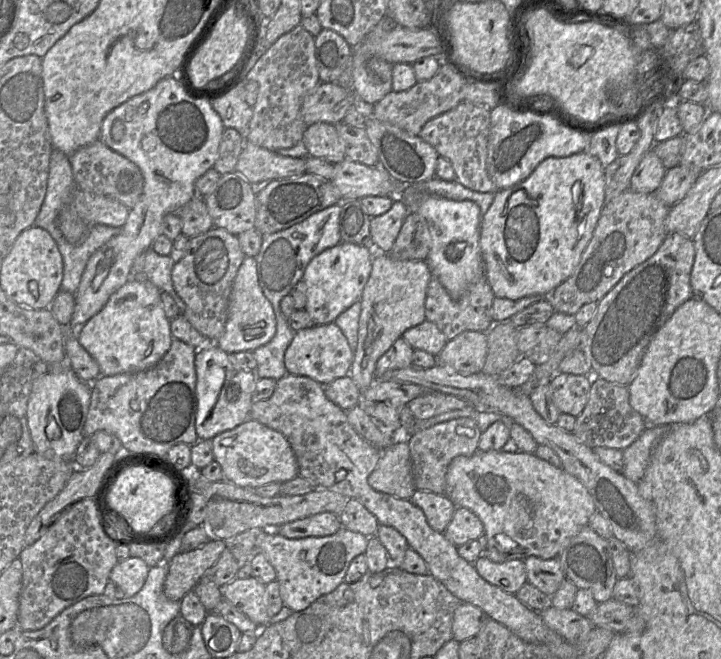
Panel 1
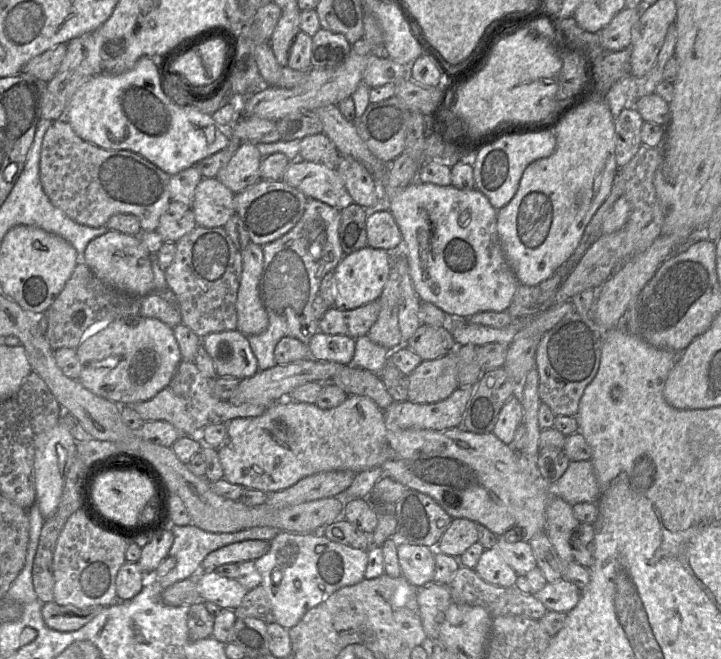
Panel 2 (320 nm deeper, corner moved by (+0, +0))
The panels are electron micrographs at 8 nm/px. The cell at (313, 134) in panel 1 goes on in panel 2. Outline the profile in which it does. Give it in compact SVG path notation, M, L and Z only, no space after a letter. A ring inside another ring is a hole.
M324 133L309 135L301 140L300 158L305 161L337 169L341 157L336 146Z

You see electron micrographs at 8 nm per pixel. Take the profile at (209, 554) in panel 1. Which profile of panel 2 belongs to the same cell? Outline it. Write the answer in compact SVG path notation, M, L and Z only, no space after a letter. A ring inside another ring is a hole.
M244 540L223 546L209 553L201 564L201 572L213 572L224 564L241 564L255 561L265 555L270 542L264 540Z

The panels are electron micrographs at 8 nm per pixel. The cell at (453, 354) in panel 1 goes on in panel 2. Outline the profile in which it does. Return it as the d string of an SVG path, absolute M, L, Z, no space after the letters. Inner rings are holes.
M453 351L435 360L422 360L408 376L407 400L416 404L437 403L448 398L459 386L458 359Z

